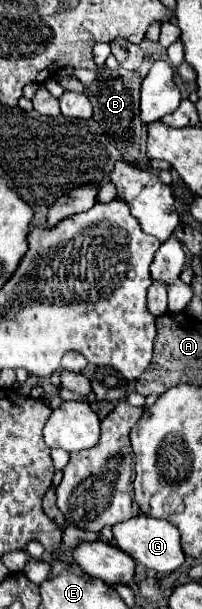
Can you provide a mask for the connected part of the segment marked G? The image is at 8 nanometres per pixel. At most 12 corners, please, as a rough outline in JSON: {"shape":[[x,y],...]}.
{"shape":[[138,514],[112,528],[118,548],[158,574],[184,562],[180,532]]}

